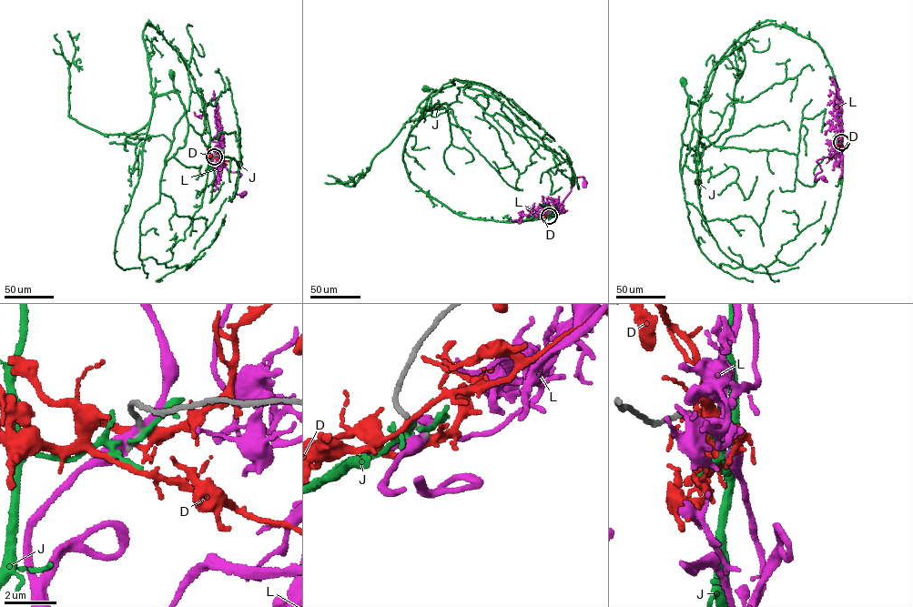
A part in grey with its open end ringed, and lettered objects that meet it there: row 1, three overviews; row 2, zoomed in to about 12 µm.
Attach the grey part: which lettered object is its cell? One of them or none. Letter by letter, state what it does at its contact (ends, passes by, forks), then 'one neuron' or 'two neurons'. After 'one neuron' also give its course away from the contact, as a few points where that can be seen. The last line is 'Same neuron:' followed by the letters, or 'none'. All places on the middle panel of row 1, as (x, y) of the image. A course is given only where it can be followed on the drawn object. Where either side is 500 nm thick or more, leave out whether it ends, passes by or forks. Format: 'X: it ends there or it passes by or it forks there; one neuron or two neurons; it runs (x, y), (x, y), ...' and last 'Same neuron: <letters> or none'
D: it passes by; two neurons
J: it passes by; two neurons
L: it passes by; one neuron; it runs (549, 215), (571, 191), (573, 179), (573, 186), (576, 177), (583, 177), (584, 183)
Same neuron: L

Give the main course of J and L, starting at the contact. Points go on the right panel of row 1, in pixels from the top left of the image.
J: (841, 142), (831, 67), (816, 43), (786, 27), (765, 25), (740, 37), (699, 106), (688, 101), (683, 82)
L: (841, 142), (840, 153), (816, 161), (822, 170), (815, 175), (815, 180), (823, 178)

